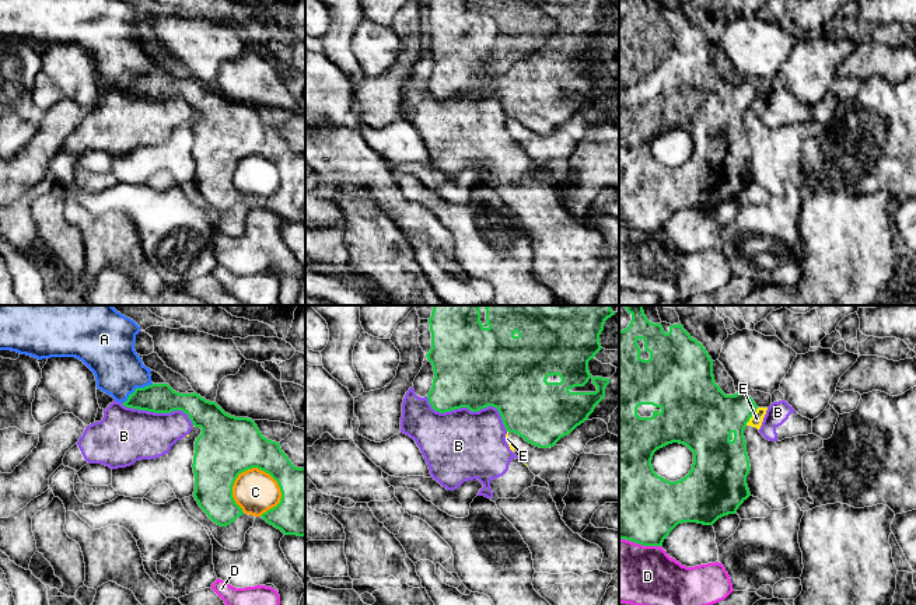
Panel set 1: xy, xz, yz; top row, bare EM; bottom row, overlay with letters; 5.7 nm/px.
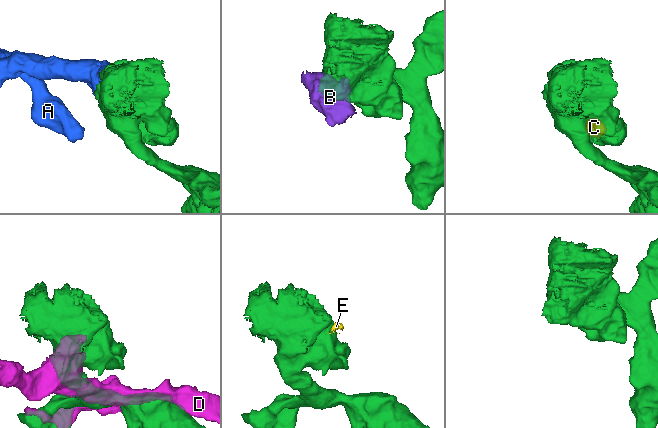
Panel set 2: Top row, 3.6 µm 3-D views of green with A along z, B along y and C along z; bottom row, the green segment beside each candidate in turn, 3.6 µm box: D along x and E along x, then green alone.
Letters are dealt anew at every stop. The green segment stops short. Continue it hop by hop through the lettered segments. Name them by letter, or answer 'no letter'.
A

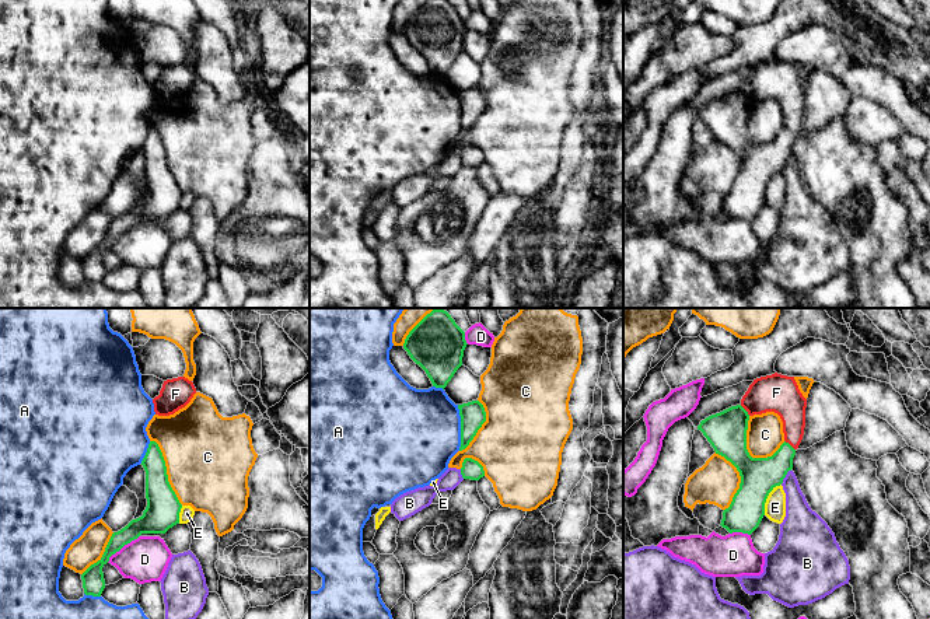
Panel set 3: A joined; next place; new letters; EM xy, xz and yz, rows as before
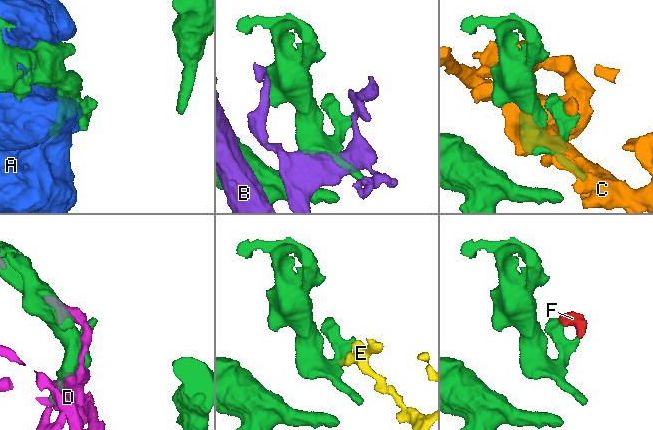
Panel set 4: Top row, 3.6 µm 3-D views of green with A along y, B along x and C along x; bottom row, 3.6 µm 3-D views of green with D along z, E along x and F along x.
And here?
F

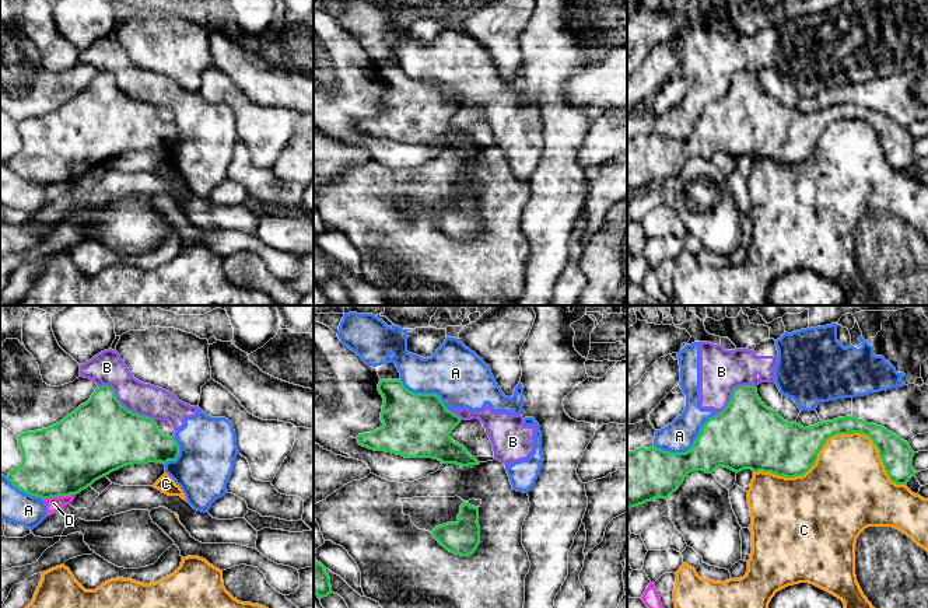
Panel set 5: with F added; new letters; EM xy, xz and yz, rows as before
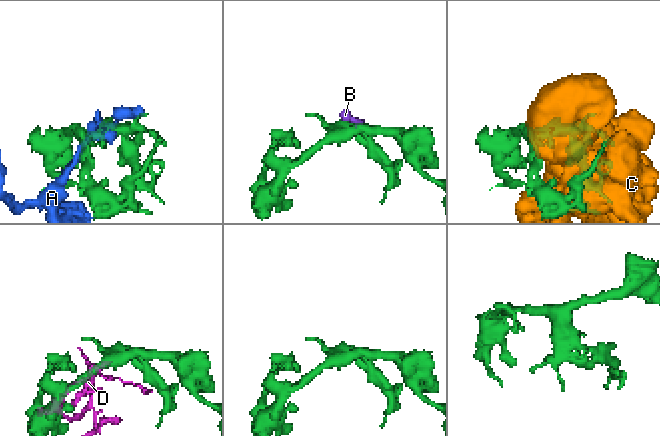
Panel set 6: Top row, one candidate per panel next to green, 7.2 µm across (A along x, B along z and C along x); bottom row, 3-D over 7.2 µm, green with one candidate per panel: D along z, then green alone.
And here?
no letter

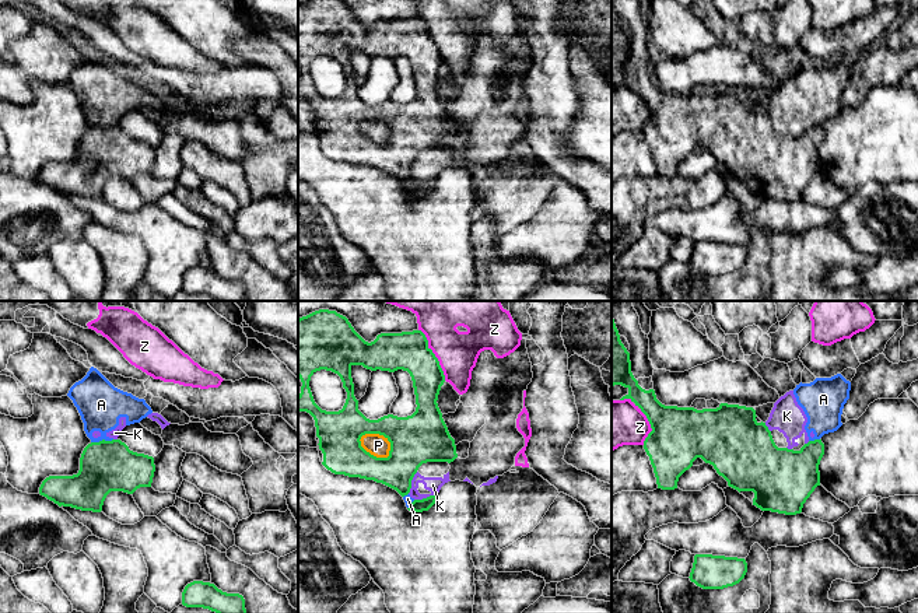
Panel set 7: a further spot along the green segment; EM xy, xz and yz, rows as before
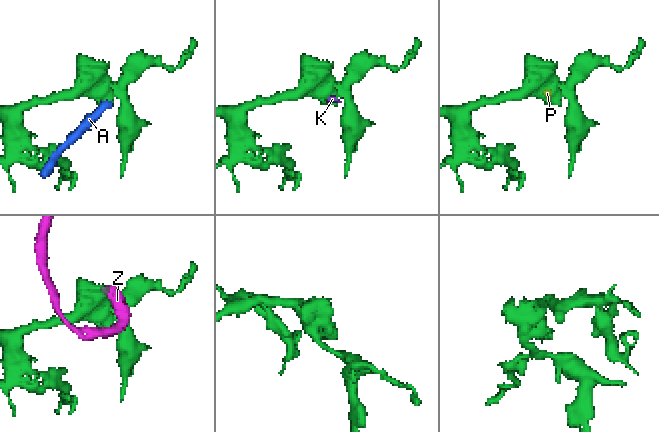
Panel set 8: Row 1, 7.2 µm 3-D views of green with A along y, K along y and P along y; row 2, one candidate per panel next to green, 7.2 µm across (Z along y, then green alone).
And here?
no letter

